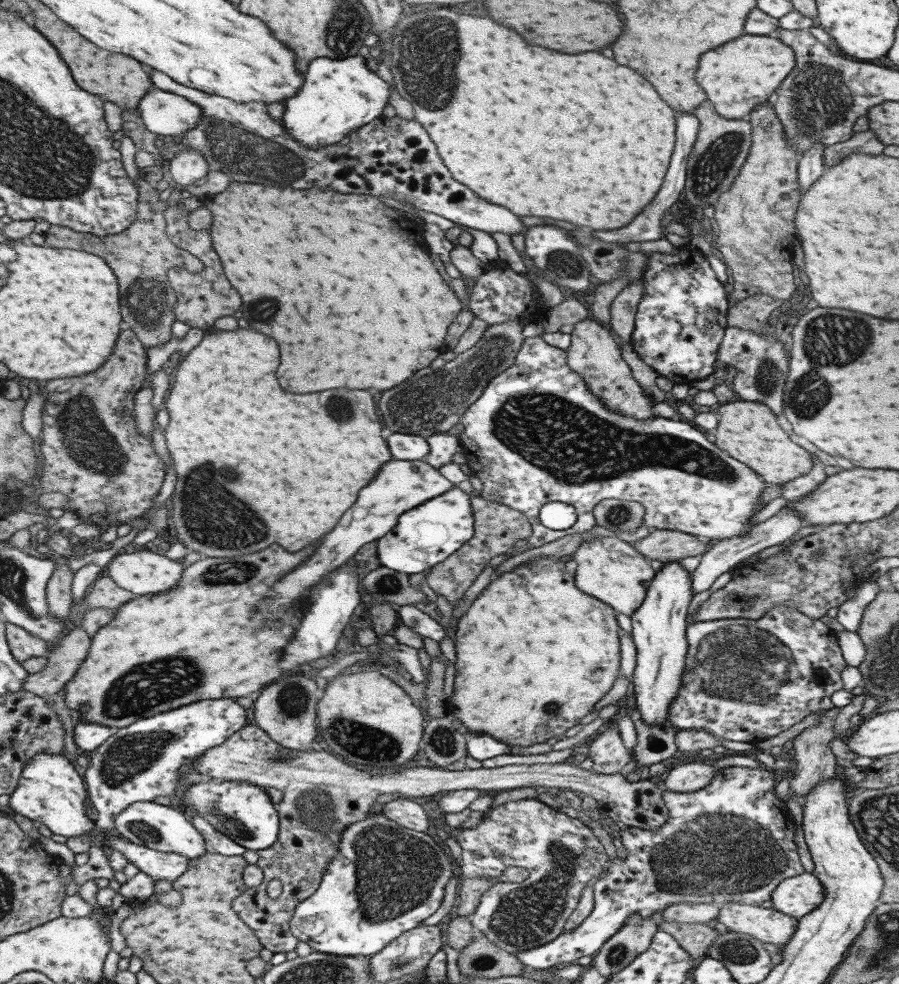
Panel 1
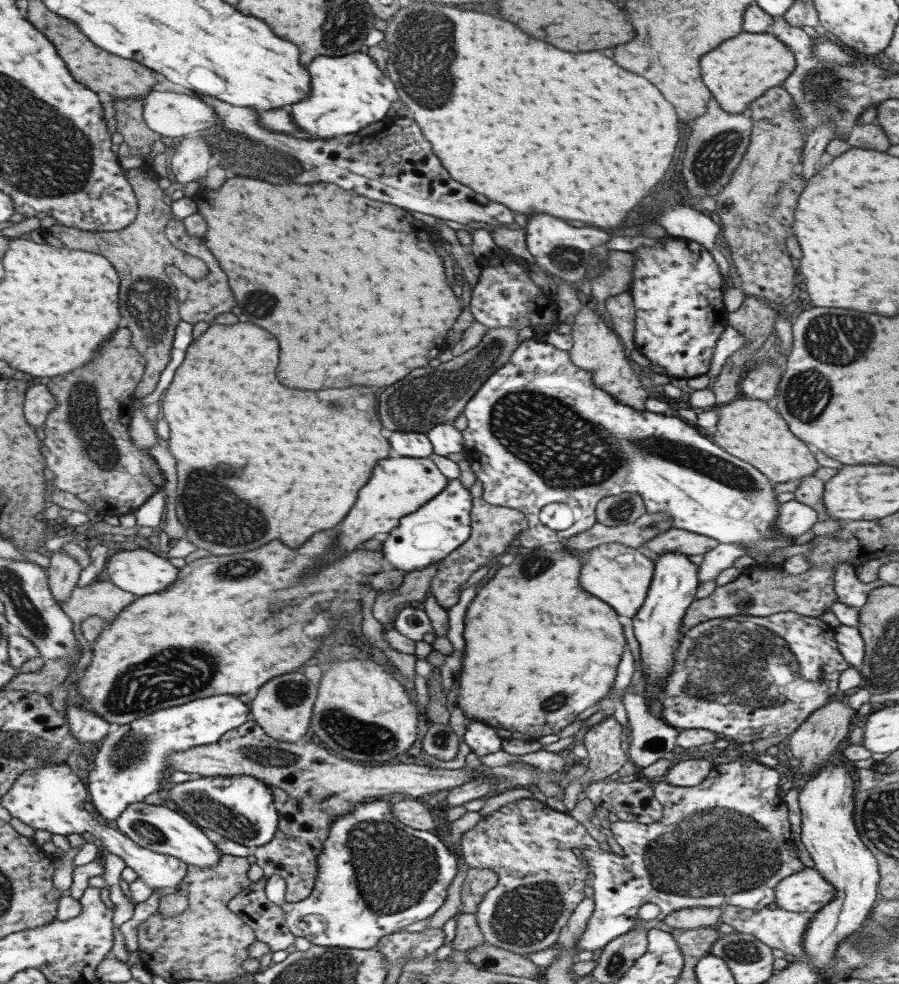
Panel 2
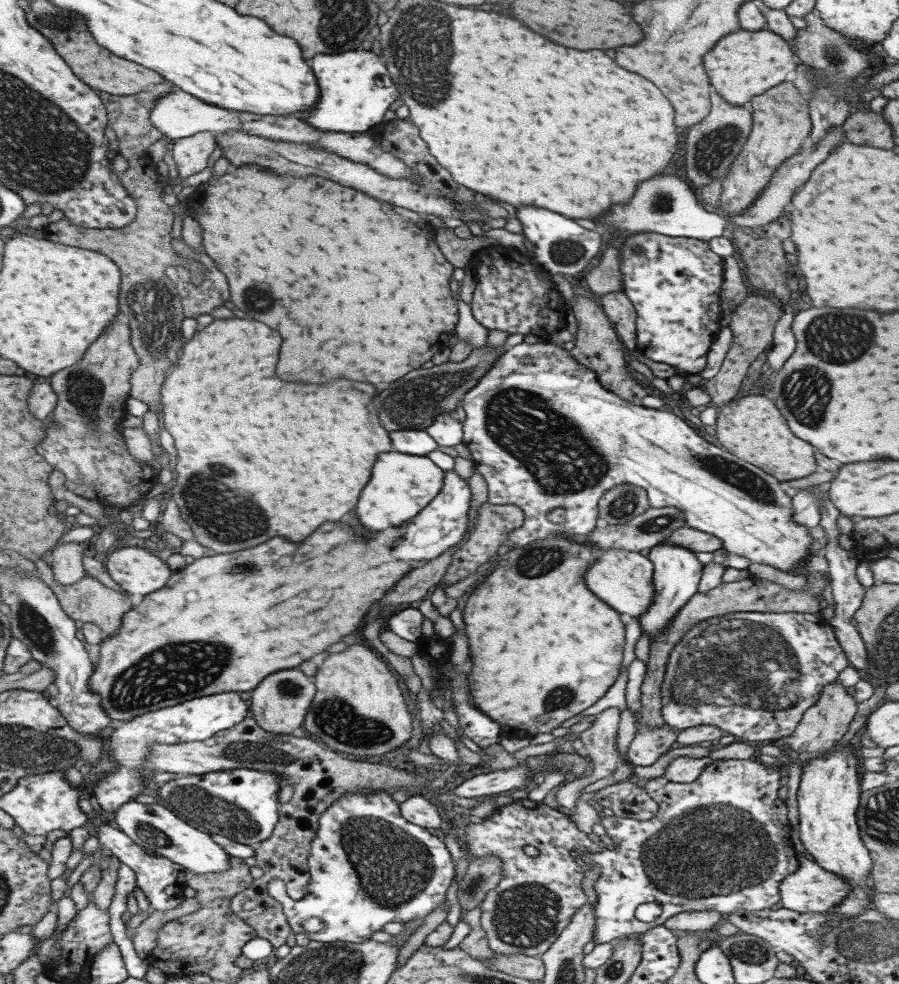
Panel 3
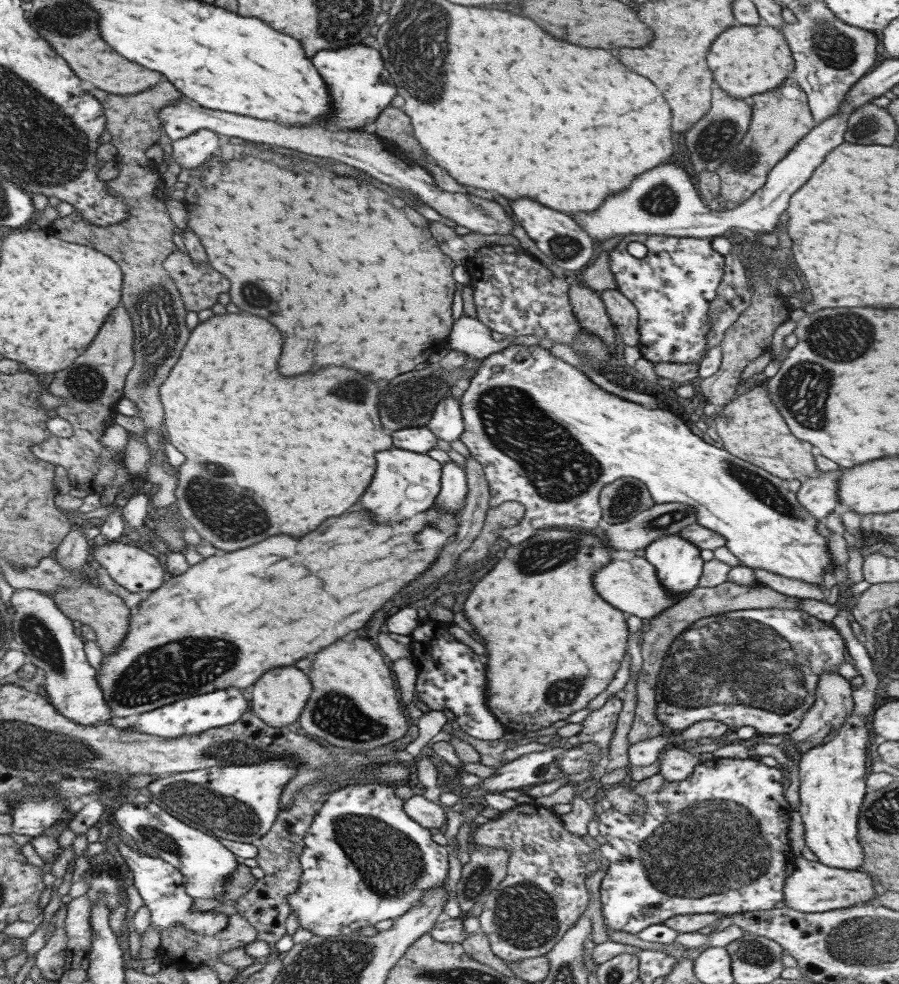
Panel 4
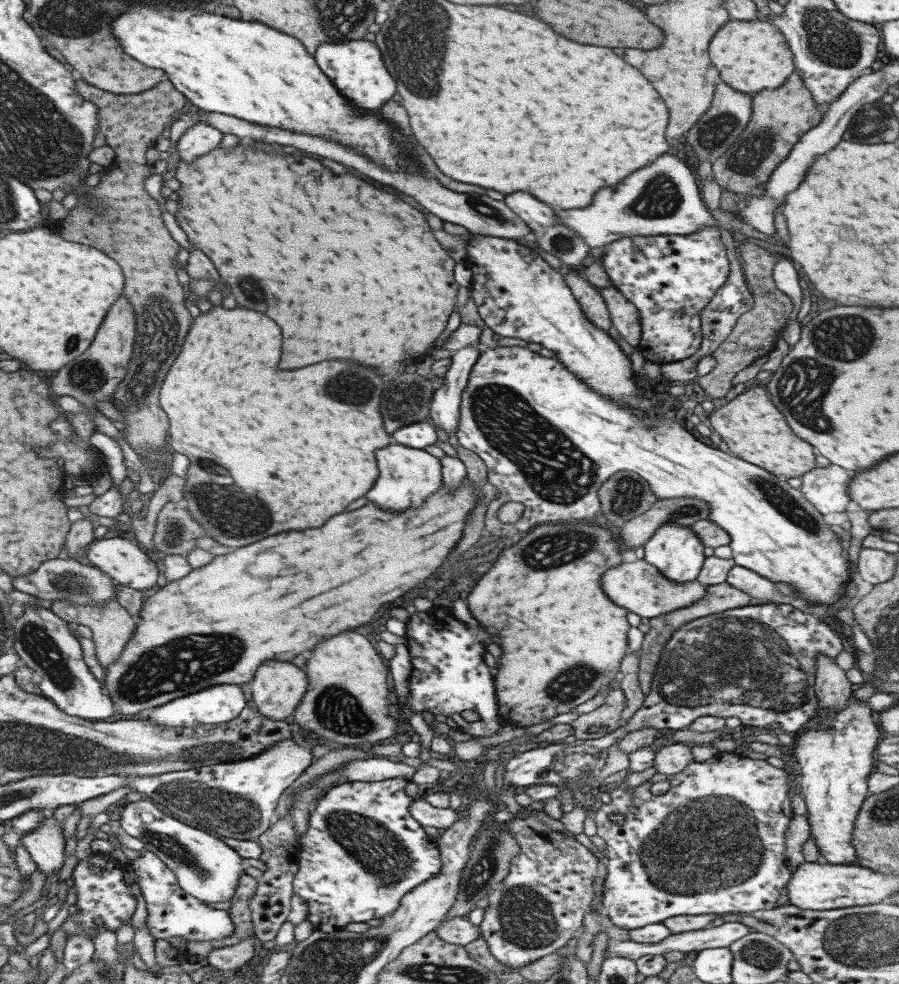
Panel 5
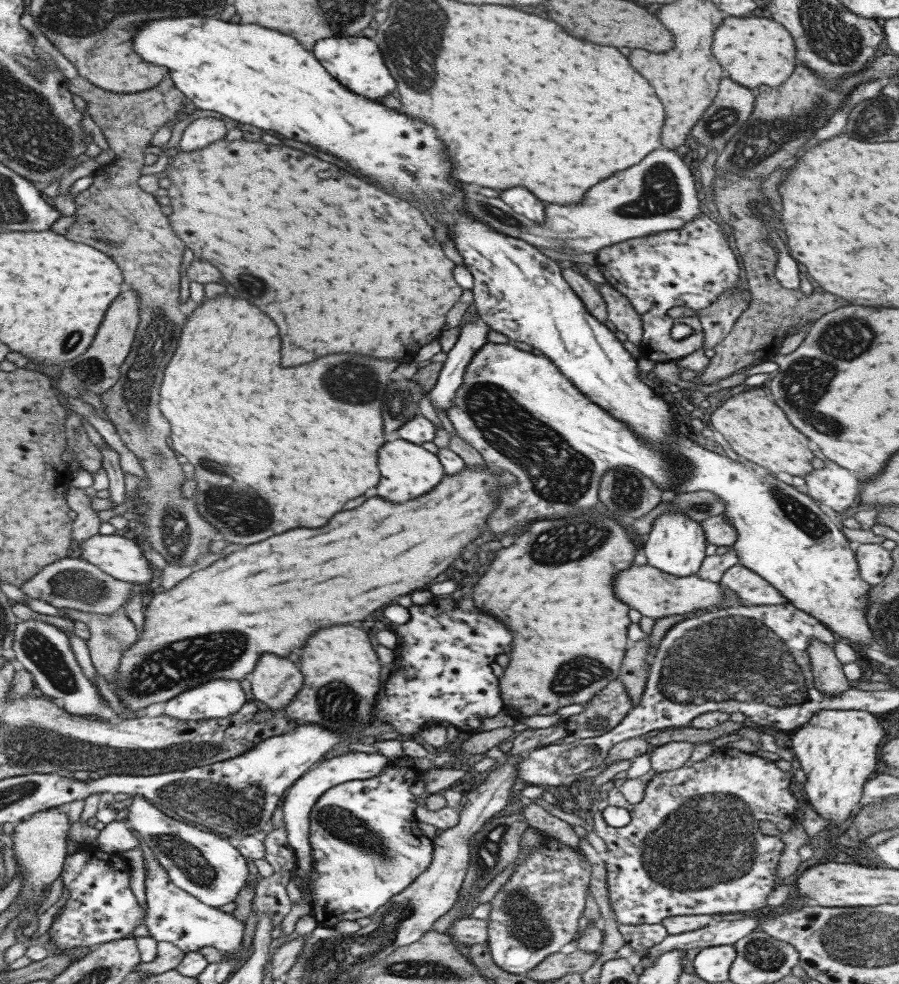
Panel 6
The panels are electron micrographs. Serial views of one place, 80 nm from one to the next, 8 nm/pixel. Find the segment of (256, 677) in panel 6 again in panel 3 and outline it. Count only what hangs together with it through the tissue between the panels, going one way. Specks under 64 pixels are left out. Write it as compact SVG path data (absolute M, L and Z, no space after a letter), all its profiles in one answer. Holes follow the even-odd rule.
M299 668L272 672L265 676L251 692L249 698L251 716L256 720L259 728L267 732L282 735L302 733L301 726L305 712L307 712L314 694L313 680L303 675Z

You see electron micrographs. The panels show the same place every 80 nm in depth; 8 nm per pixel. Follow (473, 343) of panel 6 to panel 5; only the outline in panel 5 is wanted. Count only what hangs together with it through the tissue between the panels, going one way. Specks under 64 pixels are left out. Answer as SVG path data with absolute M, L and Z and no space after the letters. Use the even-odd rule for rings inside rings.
M459 348L452 352L451 364L443 374L443 382L432 392L428 415L433 420L433 428L443 432L456 433L459 424L460 394L466 385L469 371L477 362L477 348Z

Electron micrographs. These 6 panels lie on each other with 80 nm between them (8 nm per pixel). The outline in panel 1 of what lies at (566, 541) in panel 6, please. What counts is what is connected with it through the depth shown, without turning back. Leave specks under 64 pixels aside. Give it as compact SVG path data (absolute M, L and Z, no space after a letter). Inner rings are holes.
M535 558L486 585L454 623L455 680L448 718L455 717L469 733L485 733L507 746L531 746L575 726L613 686L620 663L619 627L608 604L575 587L565 564Z

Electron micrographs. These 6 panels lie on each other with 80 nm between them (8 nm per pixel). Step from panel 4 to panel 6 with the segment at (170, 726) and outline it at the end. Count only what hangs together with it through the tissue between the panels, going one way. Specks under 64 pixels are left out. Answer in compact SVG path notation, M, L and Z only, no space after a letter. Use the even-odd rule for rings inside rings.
M209 680L166 700L162 714L177 720L224 719L245 701L239 681Z

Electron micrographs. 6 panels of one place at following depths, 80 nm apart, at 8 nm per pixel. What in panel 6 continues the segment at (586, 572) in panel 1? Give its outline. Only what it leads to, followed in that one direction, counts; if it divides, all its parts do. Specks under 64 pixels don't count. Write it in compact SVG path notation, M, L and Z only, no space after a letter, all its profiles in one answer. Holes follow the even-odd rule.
M631 564L631 568L619 572L613 580L615 596L625 602L629 608L637 610L641 616L657 619L665 616L685 615L692 612L712 610L724 600L722 586L718 582L701 580L697 575L673 576L661 572L657 568Z

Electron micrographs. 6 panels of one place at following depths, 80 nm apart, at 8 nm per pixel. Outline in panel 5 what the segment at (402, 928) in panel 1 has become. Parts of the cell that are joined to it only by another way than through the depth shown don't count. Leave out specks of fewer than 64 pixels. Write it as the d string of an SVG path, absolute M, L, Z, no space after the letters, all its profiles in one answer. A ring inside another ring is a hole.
M389 778L376 782L350 781L344 784L338 784L327 790L322 798L319 798L317 806L313 808L313 812L308 815L307 831L299 837L300 852L298 855L297 872L293 875L292 892L303 899L303 904L307 906L307 920L314 929L321 932L341 931L344 926L351 923L365 923L371 919L379 919L381 916L391 914L399 908L401 897L409 892L414 886L424 883L425 880L437 874L440 869L439 849L435 842L429 838L421 825L419 825L411 816L409 816L409 805L413 803L414 798L410 798L405 794L403 789L409 780L403 778Z

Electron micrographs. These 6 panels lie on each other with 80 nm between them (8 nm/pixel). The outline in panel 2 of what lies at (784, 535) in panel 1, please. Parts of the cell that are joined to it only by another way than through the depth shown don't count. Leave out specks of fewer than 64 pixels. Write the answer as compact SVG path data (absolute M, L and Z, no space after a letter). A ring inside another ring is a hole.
M791 499L778 508L772 529L775 529L780 535L799 536L807 532L818 521L817 513L809 506ZM718 543L715 548L703 554L703 560L697 567L698 584L710 581L727 567L733 567L733 562L746 554L746 550L738 544Z

